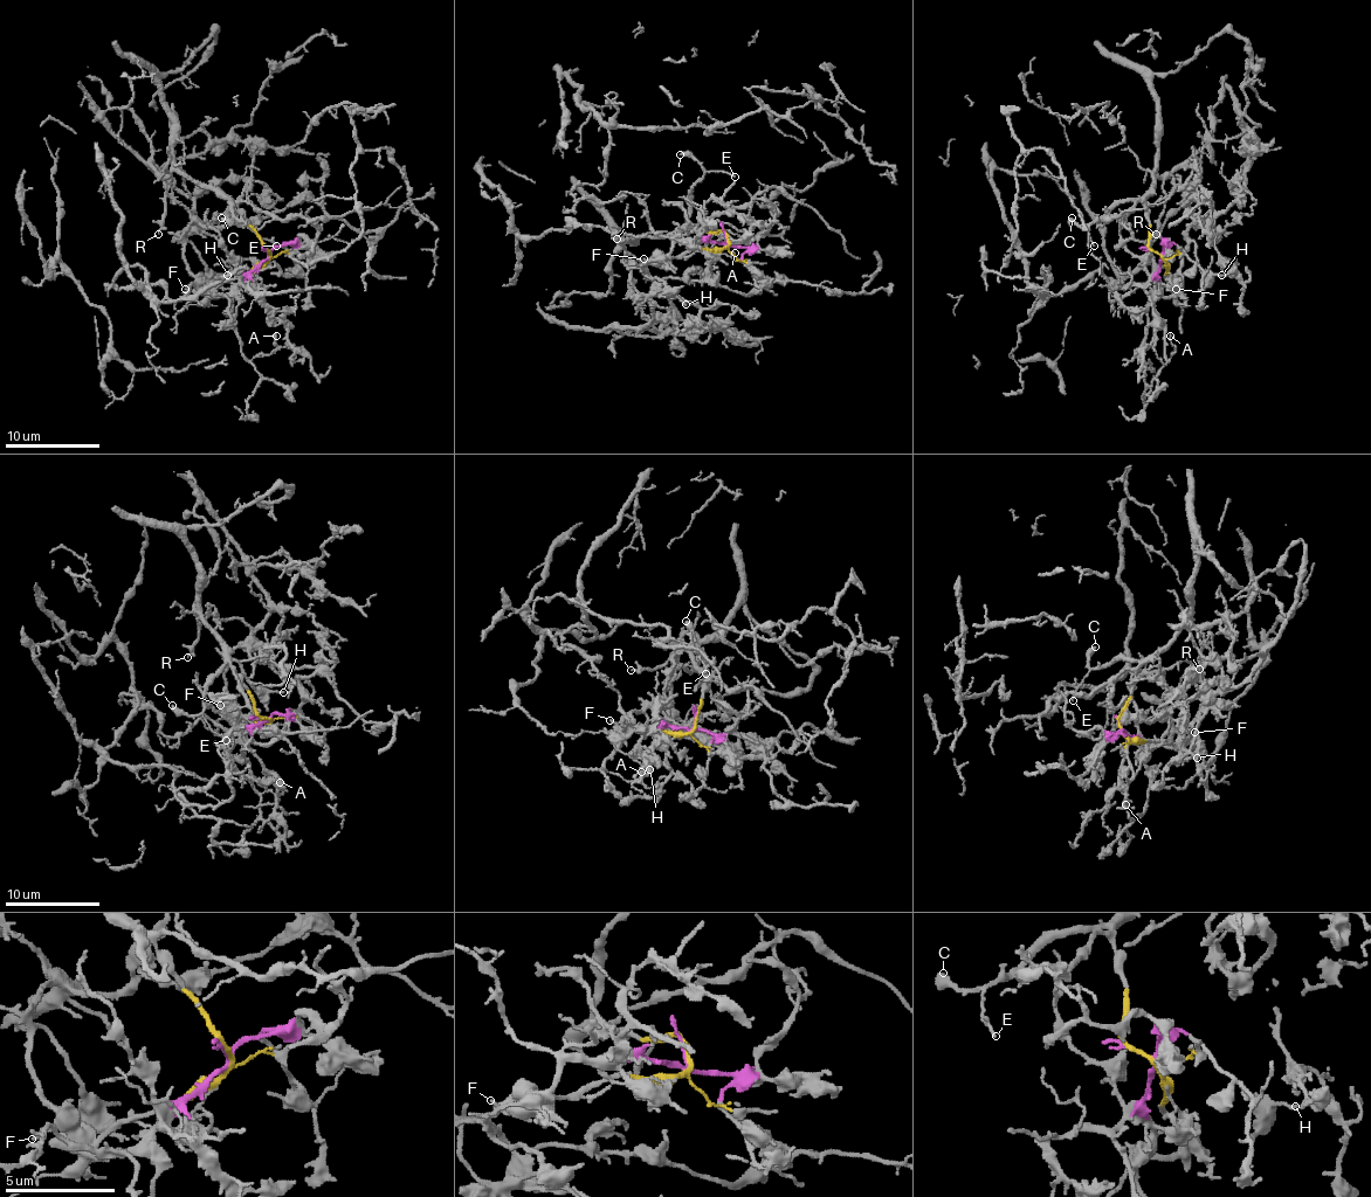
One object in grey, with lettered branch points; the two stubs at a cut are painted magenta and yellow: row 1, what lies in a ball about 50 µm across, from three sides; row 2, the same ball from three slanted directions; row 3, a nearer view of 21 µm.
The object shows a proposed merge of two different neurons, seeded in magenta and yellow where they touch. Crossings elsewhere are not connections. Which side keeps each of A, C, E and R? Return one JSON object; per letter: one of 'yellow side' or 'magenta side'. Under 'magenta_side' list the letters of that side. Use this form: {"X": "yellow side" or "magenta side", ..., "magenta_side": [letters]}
{"A": "magenta side", "C": "yellow side", "E": "yellow side", "R": "yellow side", "magenta_side": ["A"]}

